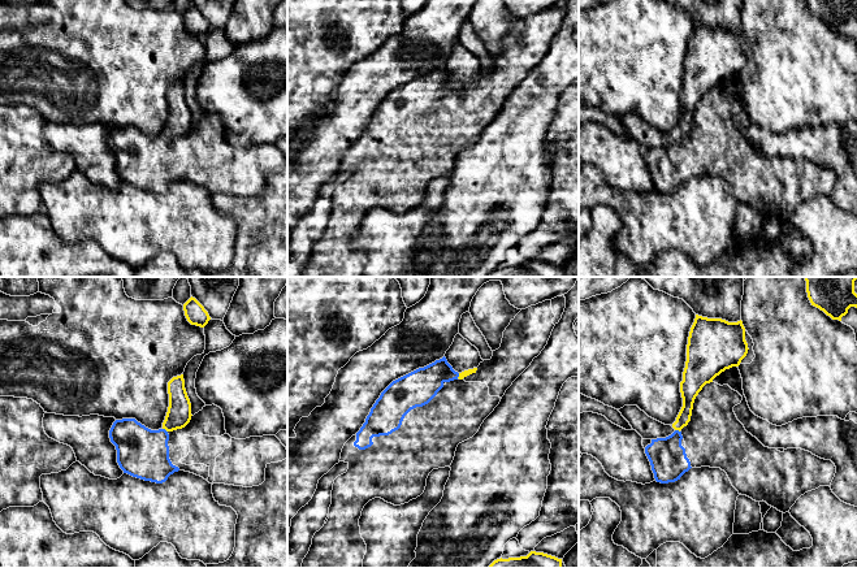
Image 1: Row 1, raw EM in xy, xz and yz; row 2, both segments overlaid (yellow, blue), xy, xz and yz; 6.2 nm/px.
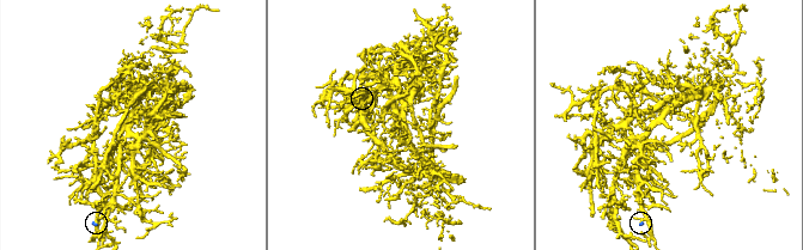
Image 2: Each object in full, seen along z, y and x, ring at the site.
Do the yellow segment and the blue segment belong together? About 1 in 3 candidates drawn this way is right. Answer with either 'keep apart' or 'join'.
keep apart

